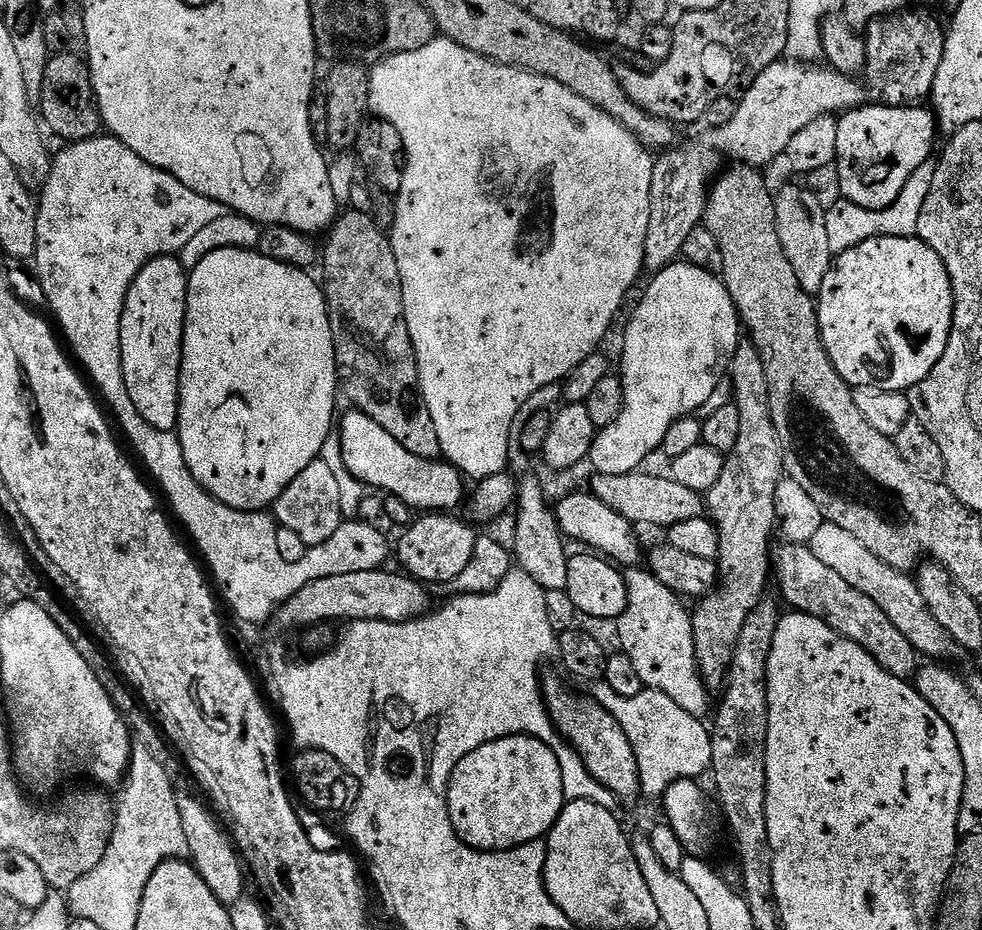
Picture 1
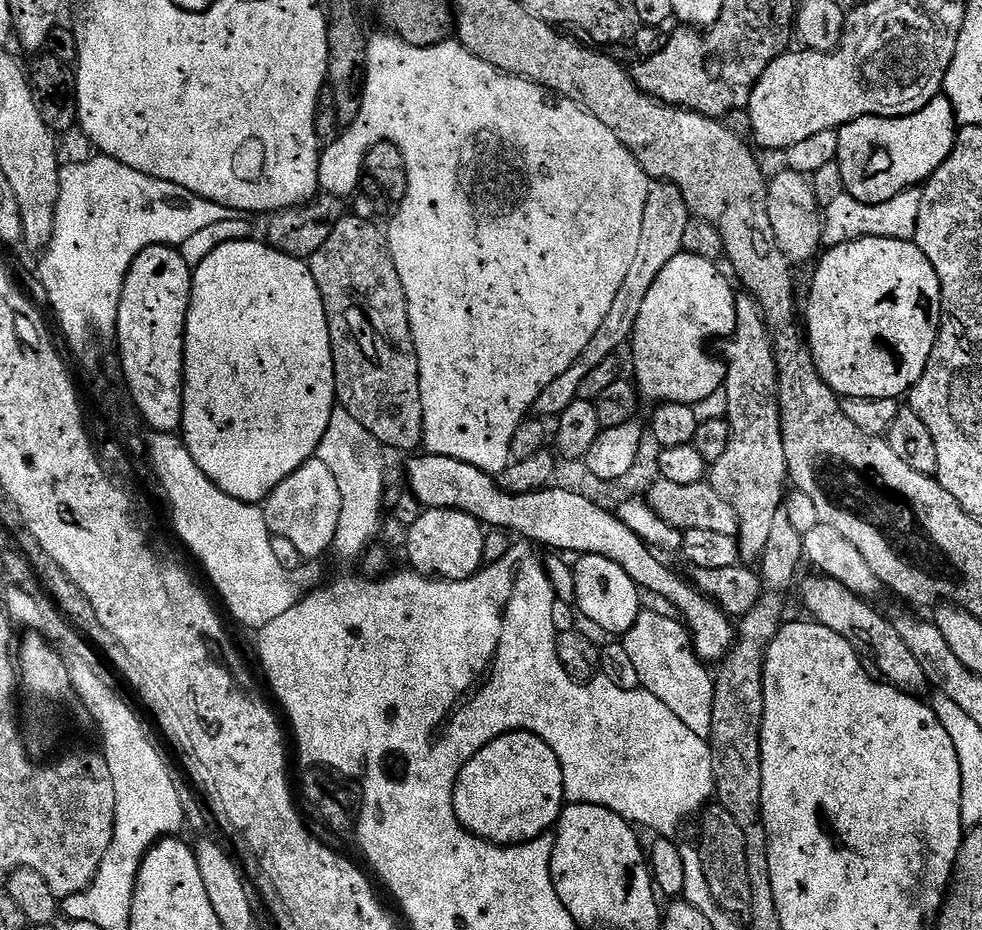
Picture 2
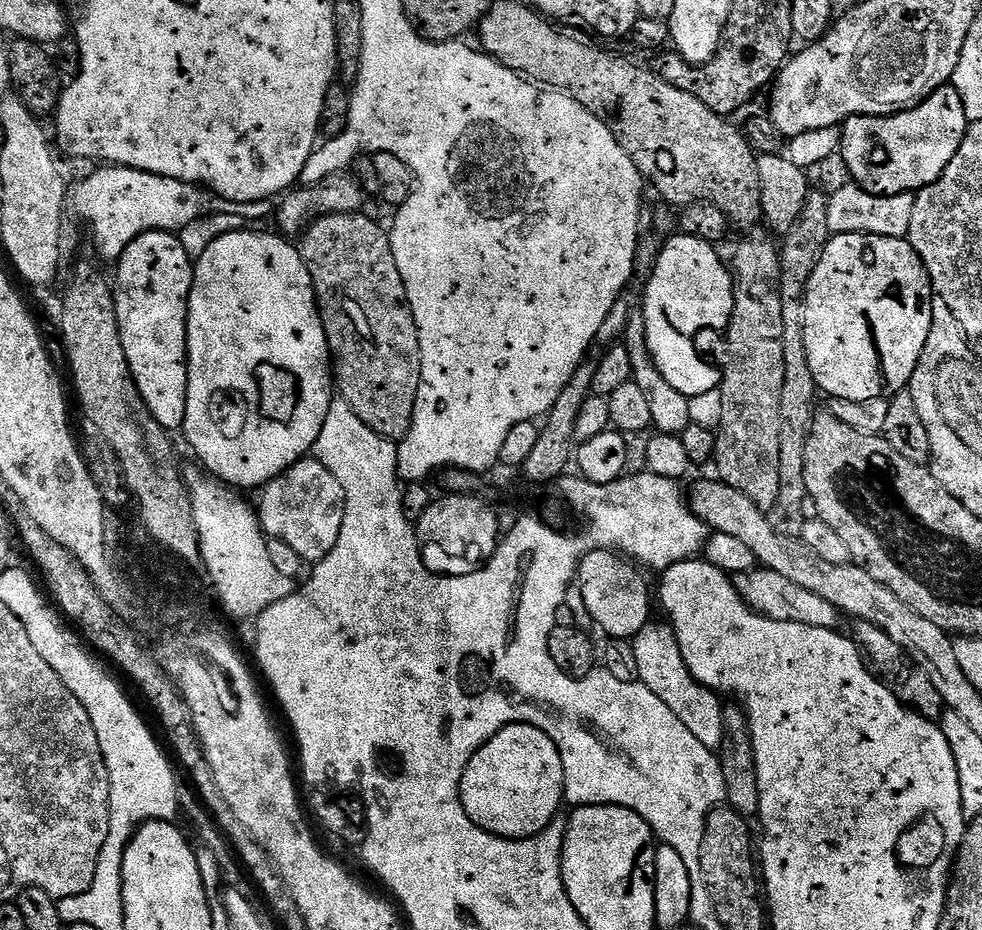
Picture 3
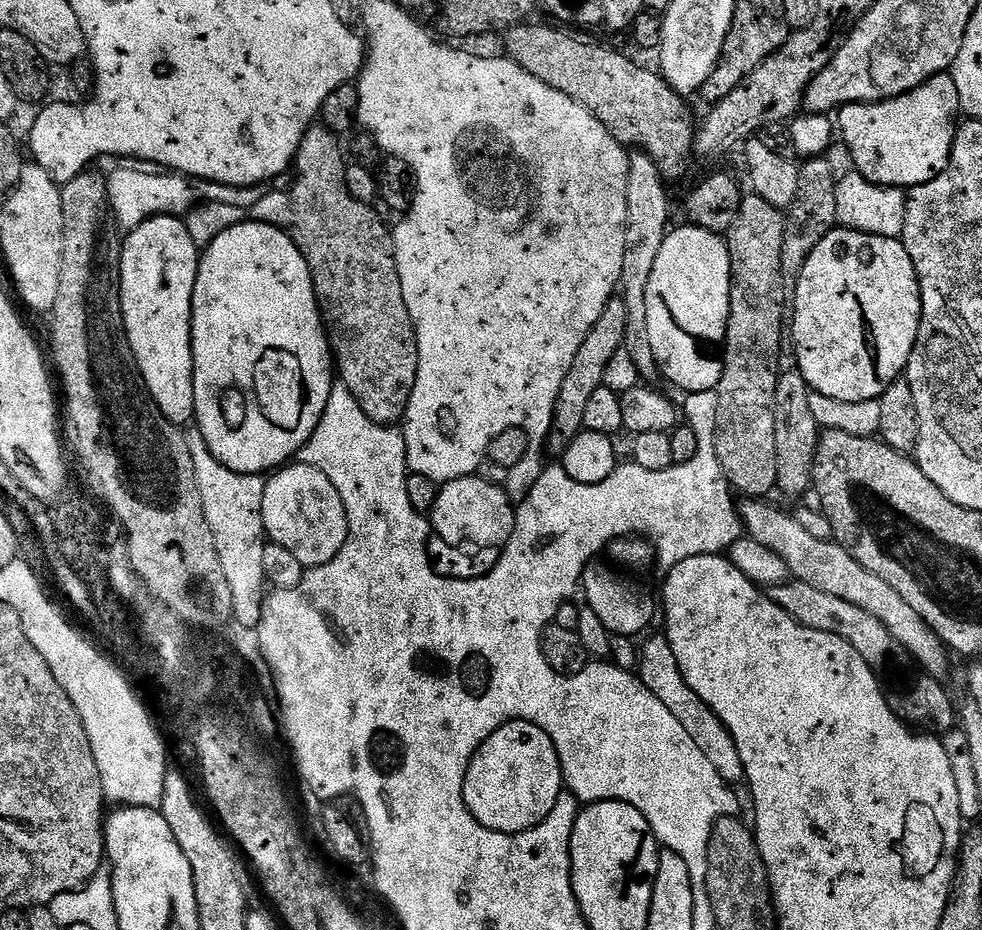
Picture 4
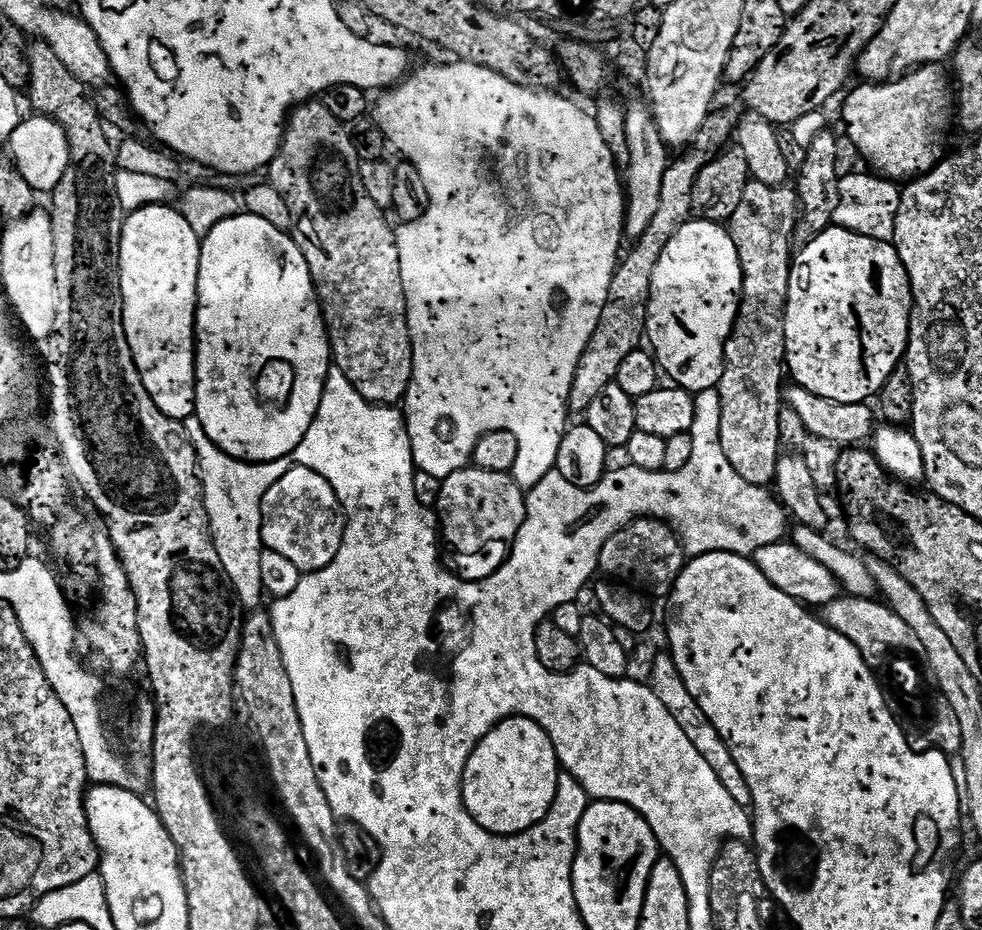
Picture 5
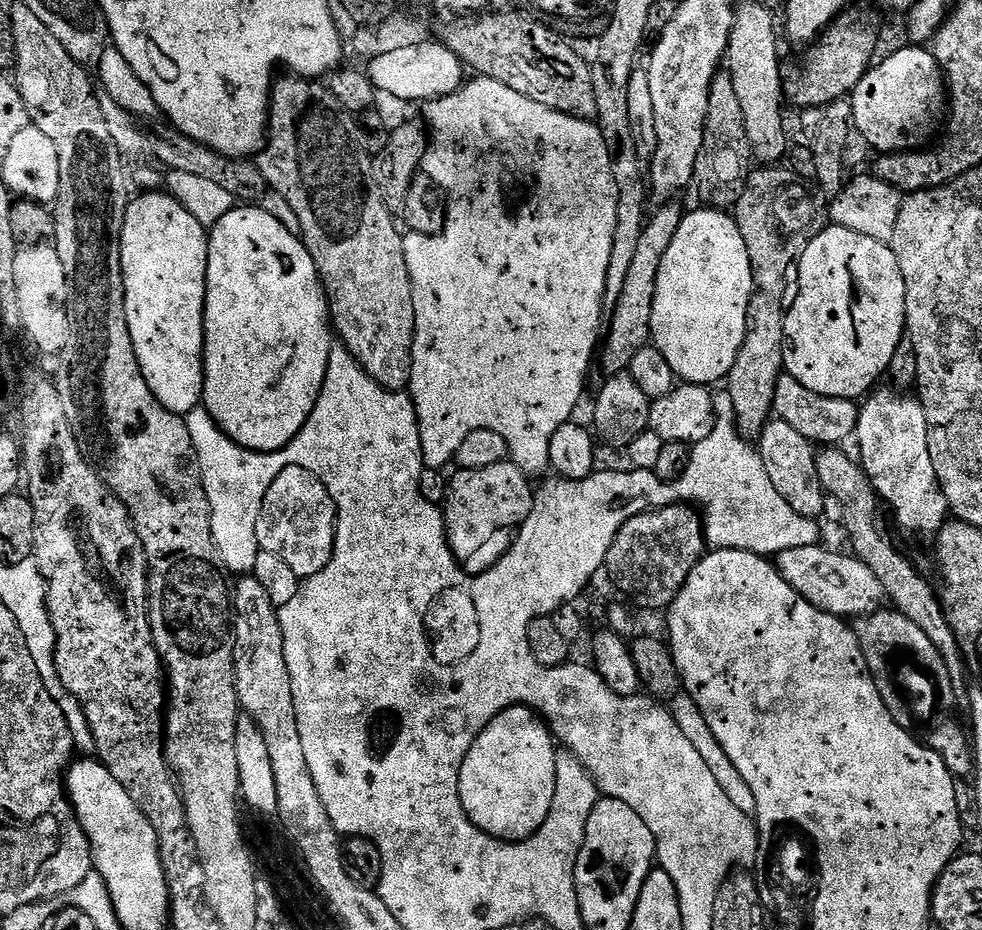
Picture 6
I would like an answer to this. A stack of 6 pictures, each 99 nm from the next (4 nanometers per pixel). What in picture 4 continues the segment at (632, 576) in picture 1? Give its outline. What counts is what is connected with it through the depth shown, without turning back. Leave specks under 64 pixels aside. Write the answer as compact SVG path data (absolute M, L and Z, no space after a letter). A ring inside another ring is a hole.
M667 635L651 636L647 637L649 640L639 649L638 679L640 683L646 690L650 690L650 694L654 694L654 698L658 698L658 702L662 702L662 706L666 706L666 710L670 710L670 714L674 714L674 718L678 718L686 734L694 738L698 750L702 750L702 754L710 758L714 770L718 770L718 774L729 786L743 785L745 783L744 767L742 758L732 741L732 735L728 733L724 723L709 710L706 702L702 702L702 698L698 698L698 694L694 694L694 690L686 686L682 678L682 670L678 670L678 658L674 658L674 650L670 646Z

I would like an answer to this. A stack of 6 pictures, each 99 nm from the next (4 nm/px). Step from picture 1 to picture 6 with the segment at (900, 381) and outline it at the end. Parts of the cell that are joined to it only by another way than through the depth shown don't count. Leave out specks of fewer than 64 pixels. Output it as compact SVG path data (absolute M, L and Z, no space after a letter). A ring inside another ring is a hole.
M837 224L827 227L798 256L794 284L800 289L796 297L794 292L784 313L787 340L784 345L784 372L798 378L798 382L802 382L806 390L814 390L814 394L859 401L881 383L890 366L890 358L894 358L894 350L898 350L900 341L905 339L906 282L891 243L866 238L866 234L846 230Z

